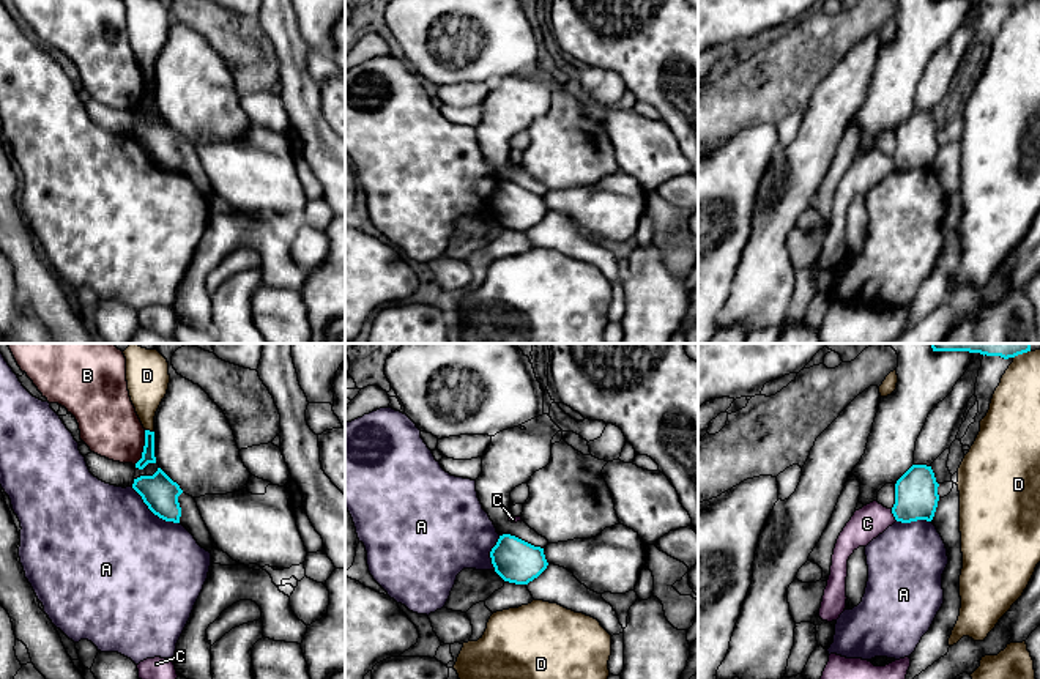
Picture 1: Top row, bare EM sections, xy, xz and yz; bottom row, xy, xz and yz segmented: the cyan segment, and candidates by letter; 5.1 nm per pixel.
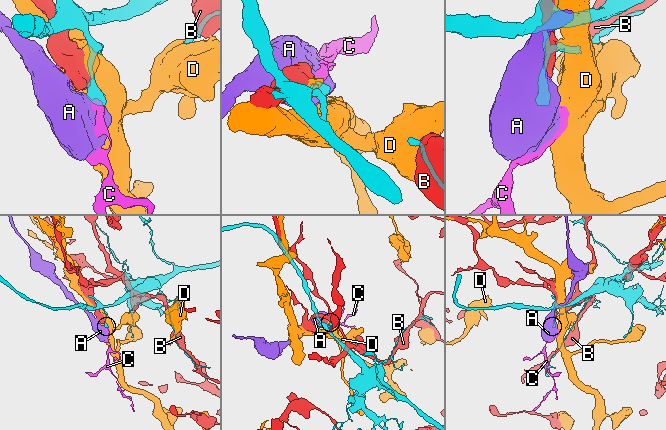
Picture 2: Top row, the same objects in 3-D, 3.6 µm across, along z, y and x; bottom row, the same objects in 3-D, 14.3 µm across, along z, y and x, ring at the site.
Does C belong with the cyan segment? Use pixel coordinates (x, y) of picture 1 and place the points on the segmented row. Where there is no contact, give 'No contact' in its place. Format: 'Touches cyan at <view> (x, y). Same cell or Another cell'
Touches cyan at yz (894, 515). Another cell

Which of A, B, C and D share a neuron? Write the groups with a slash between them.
A / B / C / D

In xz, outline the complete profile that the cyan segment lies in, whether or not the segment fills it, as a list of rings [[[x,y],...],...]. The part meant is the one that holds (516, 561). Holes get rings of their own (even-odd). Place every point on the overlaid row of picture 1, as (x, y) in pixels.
[[[500,536],[490,551],[495,572],[509,583],[528,584],[548,566],[544,548],[534,547],[515,536]]]

